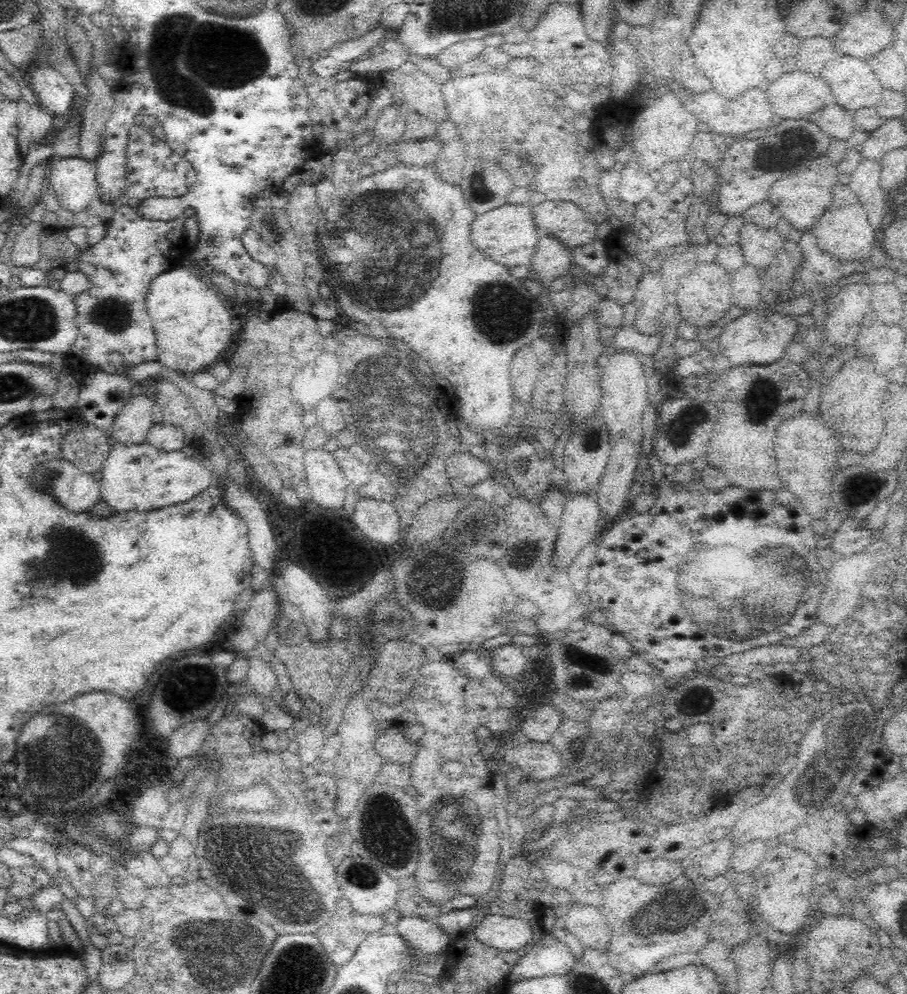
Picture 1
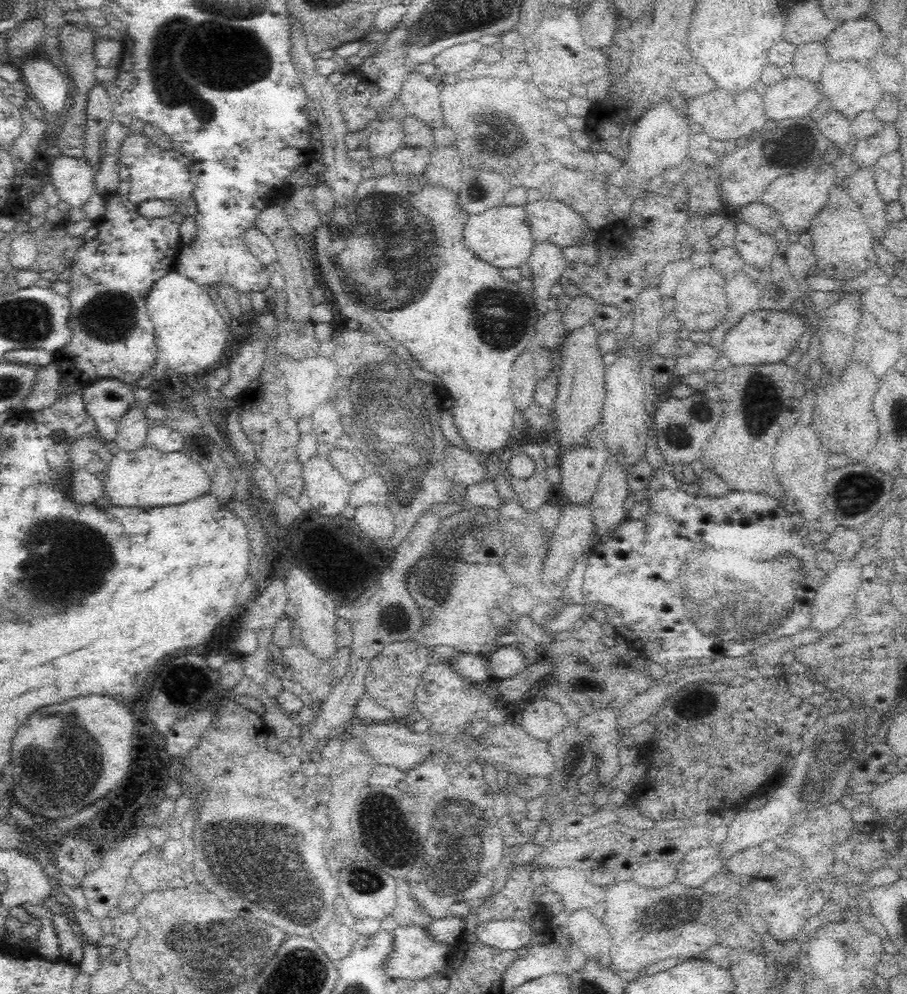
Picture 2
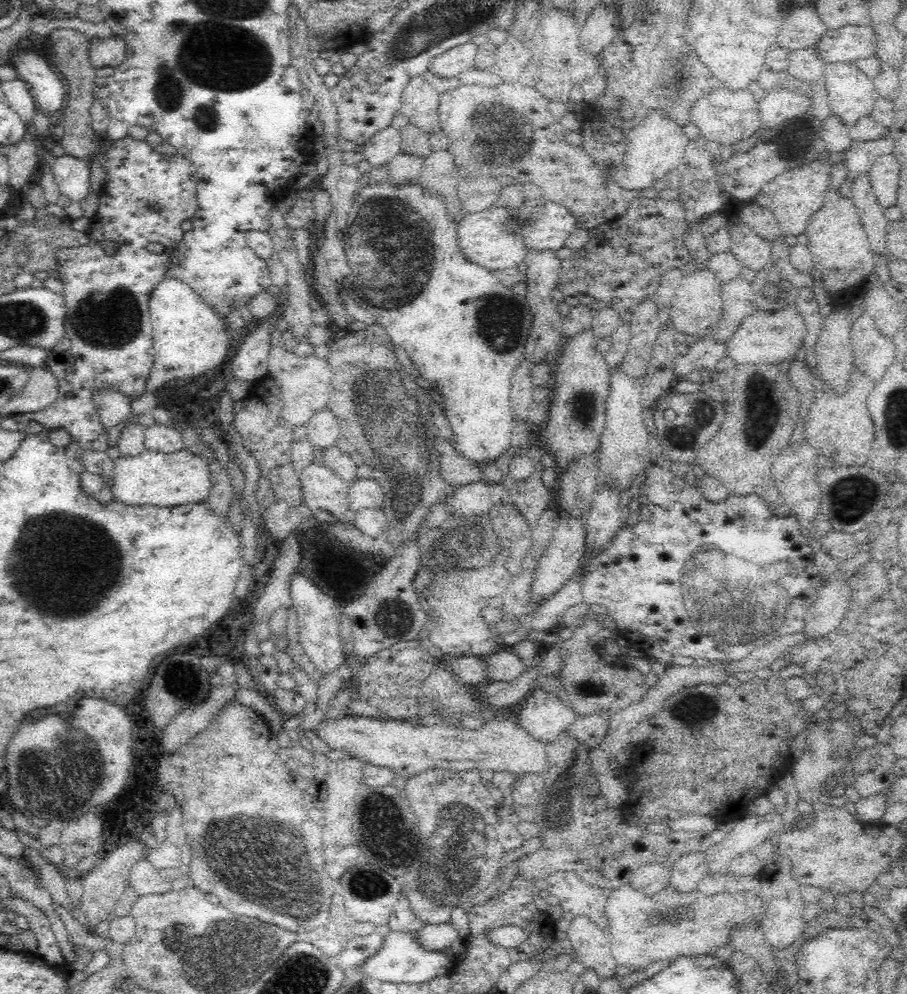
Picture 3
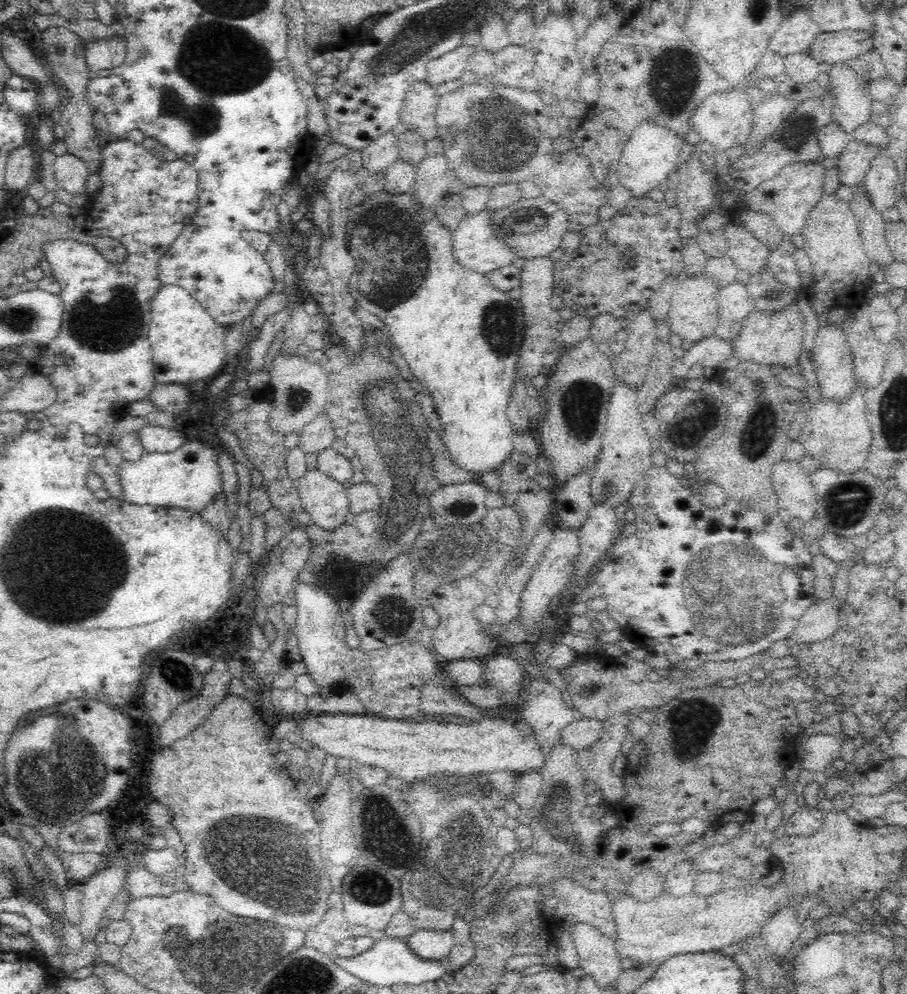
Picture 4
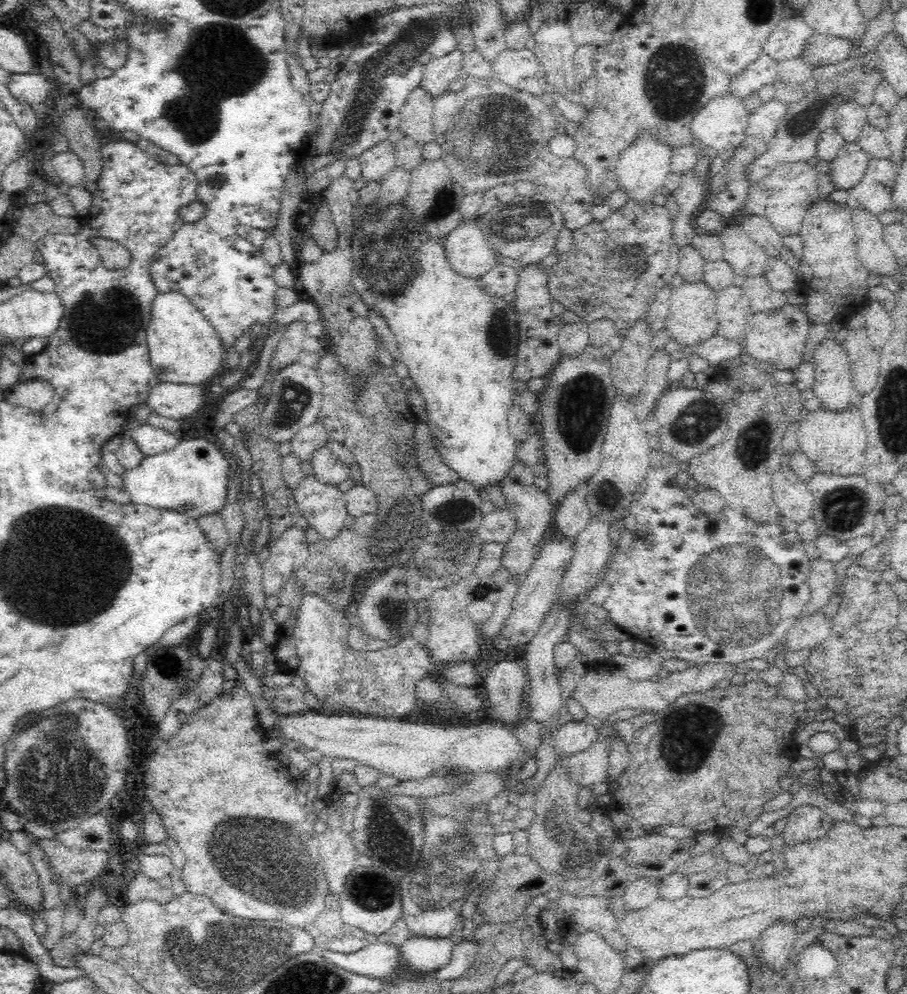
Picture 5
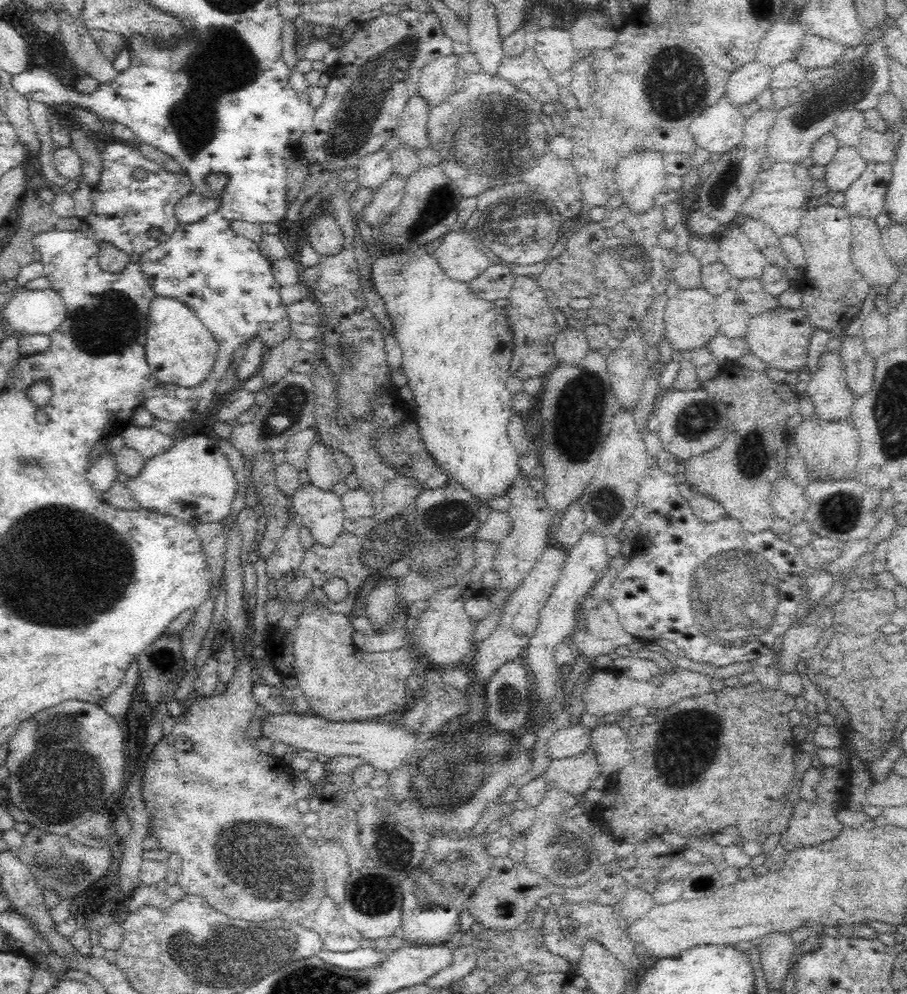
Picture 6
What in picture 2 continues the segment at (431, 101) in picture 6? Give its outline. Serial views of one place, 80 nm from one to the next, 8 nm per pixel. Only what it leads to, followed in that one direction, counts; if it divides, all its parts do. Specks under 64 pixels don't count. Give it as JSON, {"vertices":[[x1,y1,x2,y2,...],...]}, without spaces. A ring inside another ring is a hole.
{"vertices":[[480,41,463,42,455,44,440,51,433,60,433,63,438,66,444,75,454,74,464,66,474,63,480,56,482,50]]}

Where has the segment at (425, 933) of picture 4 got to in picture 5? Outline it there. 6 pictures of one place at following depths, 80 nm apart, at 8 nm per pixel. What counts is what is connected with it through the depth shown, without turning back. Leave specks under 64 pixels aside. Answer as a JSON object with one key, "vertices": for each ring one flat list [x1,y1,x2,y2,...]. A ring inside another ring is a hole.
{"vertices":[[414,934,399,946,405,970,411,974,422,974,446,966,454,950,450,936,432,938]]}

